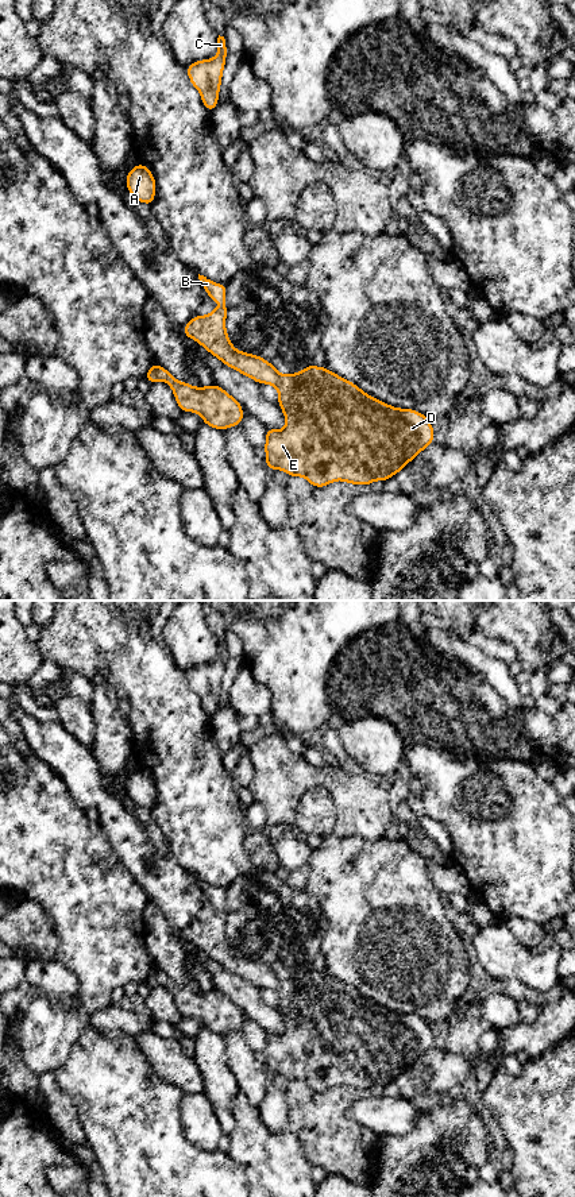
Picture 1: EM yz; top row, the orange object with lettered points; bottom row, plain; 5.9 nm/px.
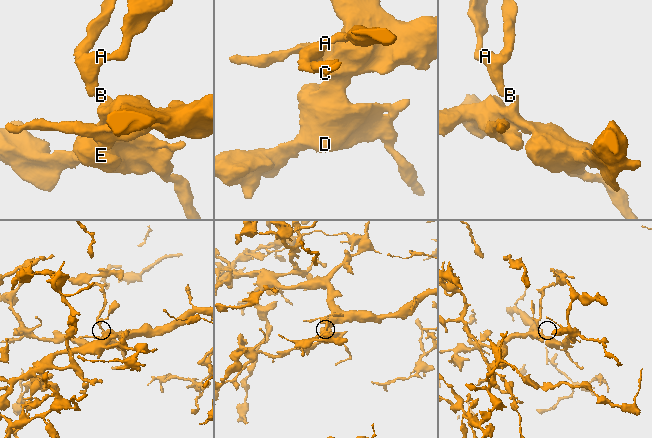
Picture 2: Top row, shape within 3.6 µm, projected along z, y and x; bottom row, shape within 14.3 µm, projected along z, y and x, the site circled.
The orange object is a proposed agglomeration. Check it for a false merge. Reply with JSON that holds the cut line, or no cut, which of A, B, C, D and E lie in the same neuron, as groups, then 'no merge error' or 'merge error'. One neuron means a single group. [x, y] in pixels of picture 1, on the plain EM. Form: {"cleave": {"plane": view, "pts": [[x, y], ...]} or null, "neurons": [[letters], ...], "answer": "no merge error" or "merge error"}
{"cleave": null, "neurons": [["A", "B", "C", "D", "E"]], "answer": "no merge error"}

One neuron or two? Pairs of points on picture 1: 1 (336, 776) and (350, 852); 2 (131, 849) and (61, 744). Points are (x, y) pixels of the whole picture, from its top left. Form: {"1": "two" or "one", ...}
{"1": "two", "2": "one"}

